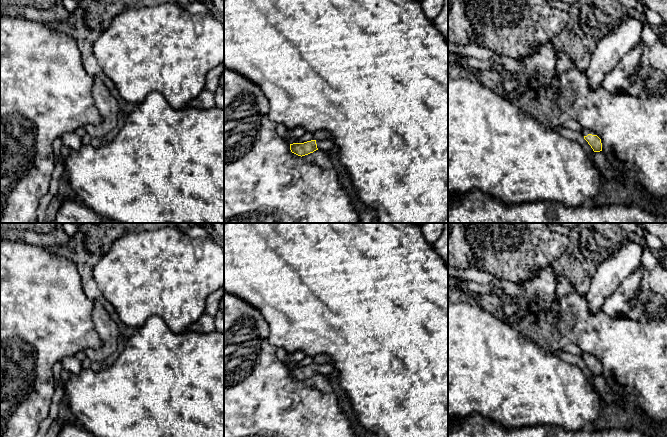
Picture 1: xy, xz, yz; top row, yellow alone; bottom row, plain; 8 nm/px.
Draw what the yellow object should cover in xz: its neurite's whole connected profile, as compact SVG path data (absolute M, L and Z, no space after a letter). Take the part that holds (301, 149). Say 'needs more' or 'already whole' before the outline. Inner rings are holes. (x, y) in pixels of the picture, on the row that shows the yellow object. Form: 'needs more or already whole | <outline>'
already whole | M316 140L307 141L304 143L290 144L290 150L292 153L298 156L305 156L318 150Z

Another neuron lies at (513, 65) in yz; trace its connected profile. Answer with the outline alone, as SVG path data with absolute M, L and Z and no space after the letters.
M448 42L448 52L464 57L477 58L479 60L490 60L501 65L511 73L521 74L523 67L519 59L498 54L492 50L479 47L473 43L468 45L456 45Z

